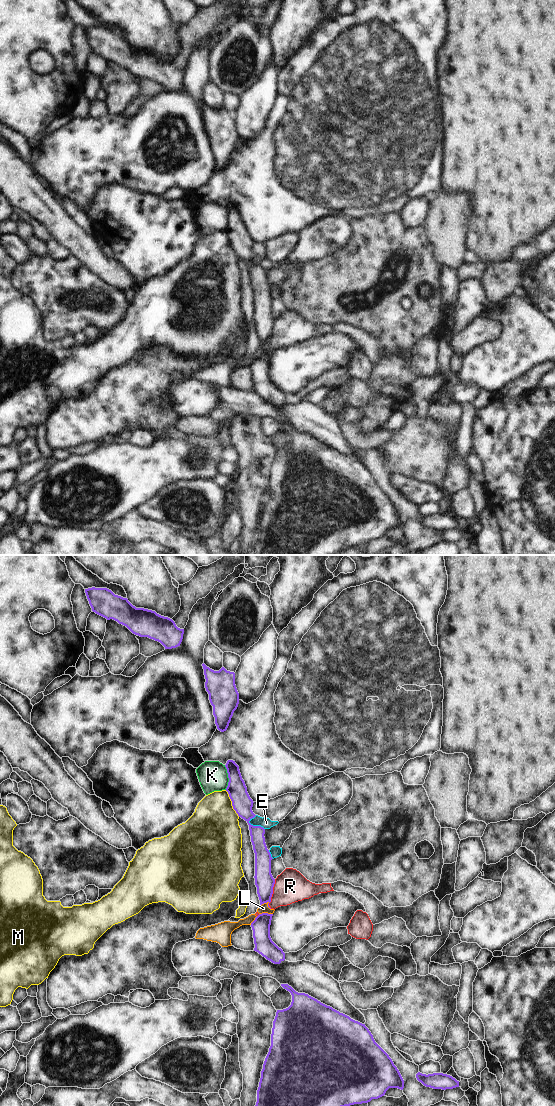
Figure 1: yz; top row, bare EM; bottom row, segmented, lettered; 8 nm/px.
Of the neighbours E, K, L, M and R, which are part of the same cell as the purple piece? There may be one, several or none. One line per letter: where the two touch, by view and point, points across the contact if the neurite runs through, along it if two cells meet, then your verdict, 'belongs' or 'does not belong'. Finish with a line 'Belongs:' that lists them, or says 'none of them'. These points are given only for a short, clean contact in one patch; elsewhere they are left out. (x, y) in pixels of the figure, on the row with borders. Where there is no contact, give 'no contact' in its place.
E: contact yz (255, 826); border yz (249, 819), (252, 825), (260, 825), (264, 829); does not belong
K: contact yz (228, 777); border yz (224, 765), (228, 778), (226, 789); does not belong
L: contact yz (266, 902); border yz (260, 904), (266, 903), (270, 909); does not belong
M: contact yz (232, 803); does not belong
R: contact yz (272, 893); border yz (275, 879), (269, 903), (270, 908); does not belong
Belongs: none of them

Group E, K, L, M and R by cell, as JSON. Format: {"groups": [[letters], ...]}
{"groups": [["E"], ["K"], ["L", "R"], ["M"]]}

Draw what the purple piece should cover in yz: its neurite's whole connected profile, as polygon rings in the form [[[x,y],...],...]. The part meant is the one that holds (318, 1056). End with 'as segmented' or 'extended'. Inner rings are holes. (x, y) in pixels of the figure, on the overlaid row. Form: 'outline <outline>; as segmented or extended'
outline [[[281,984],[281,986],[291,993],[292,1002],[288,1008],[277,1010],[276,1012],[271,1034],[271,1046],[261,1071],[255,1106],[350,1106],[354,1104],[368,1103],[372,1099],[378,1099],[384,1096],[389,1088],[403,1090],[404,1080],[399,1070],[394,1065],[389,1055],[375,1042],[373,1035],[365,1024],[351,1019],[349,1016],[321,1003],[308,994],[296,992],[288,984]]]; as segmented

